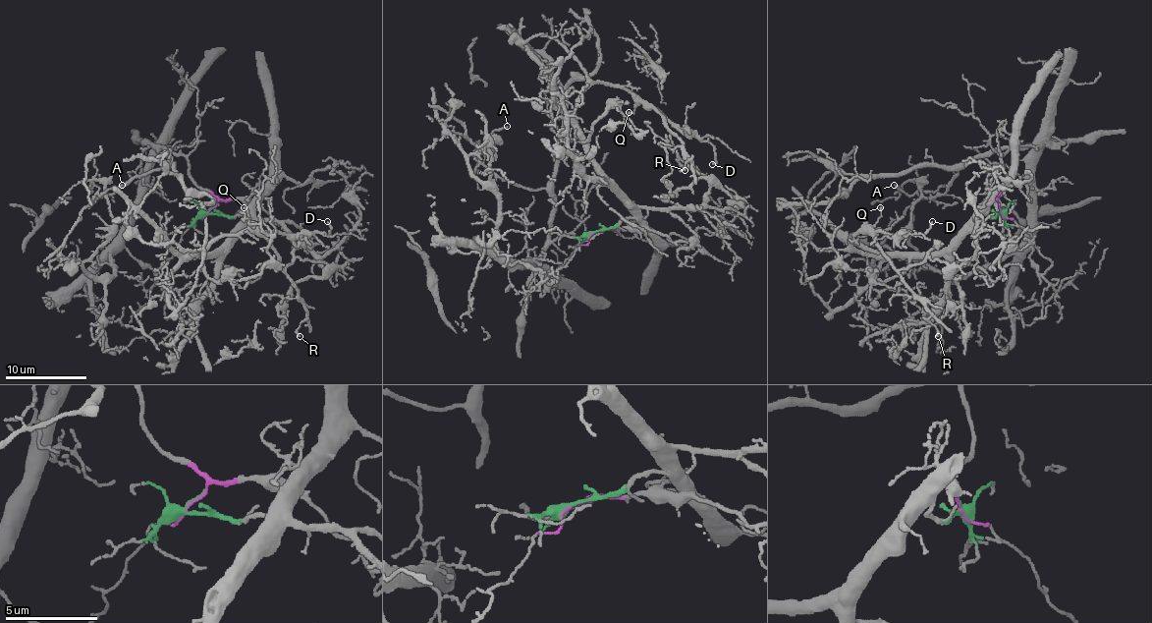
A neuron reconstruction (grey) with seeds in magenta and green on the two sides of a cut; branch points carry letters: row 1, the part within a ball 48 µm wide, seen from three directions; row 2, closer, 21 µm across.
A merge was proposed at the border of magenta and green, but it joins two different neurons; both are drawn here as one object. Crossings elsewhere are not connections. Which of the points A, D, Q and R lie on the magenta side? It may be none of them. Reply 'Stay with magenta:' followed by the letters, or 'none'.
Stay with magenta: A

